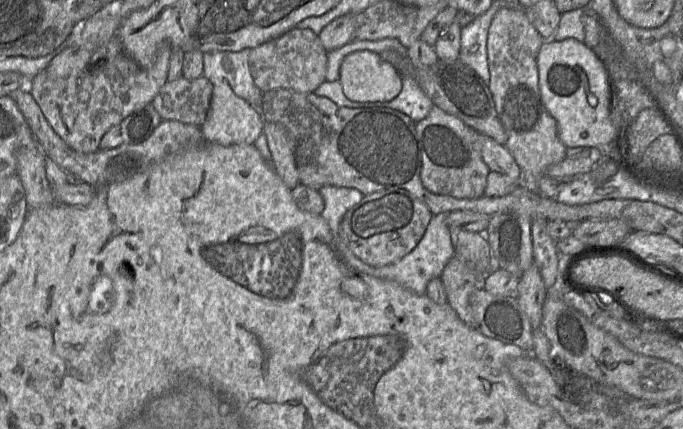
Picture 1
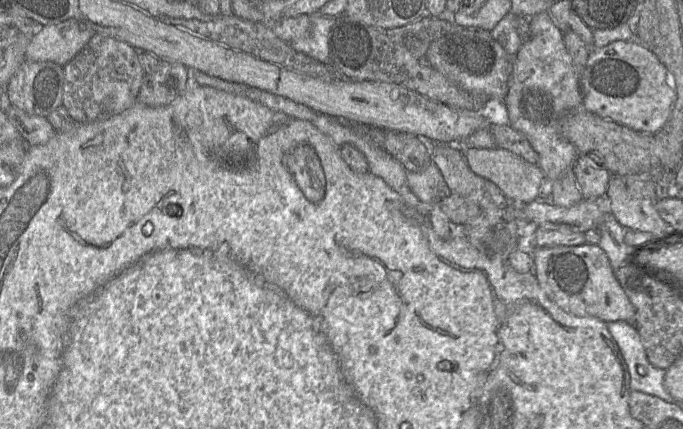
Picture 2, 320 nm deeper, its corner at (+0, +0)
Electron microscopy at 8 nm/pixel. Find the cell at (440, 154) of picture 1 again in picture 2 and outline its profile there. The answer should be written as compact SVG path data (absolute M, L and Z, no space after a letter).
M489 125L489 129L495 139L495 148L506 149L529 163L538 163L538 153L523 133L510 125Z

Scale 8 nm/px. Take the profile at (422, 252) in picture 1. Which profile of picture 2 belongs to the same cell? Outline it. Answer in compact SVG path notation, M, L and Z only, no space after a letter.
M433 162L423 170L407 172L406 179L409 188L423 203L439 203L450 194L442 174Z

